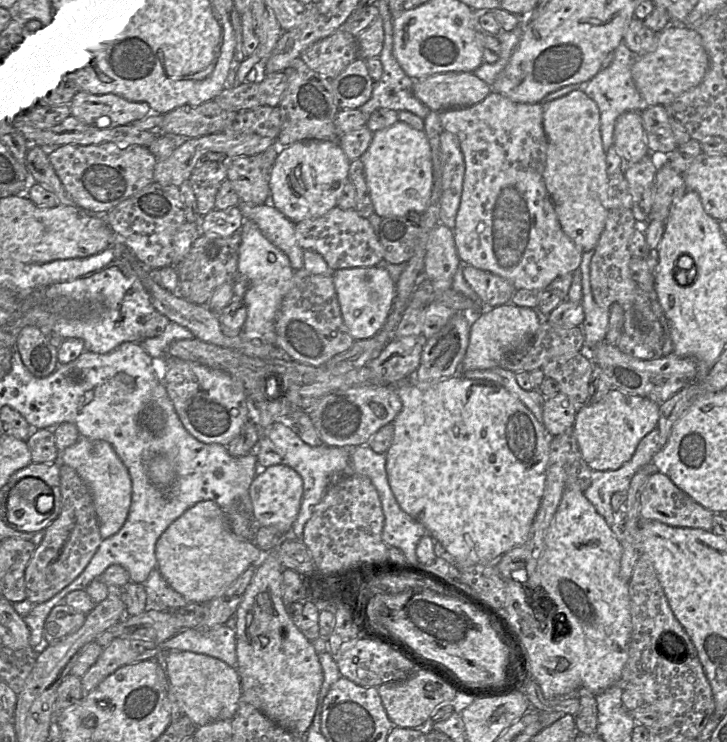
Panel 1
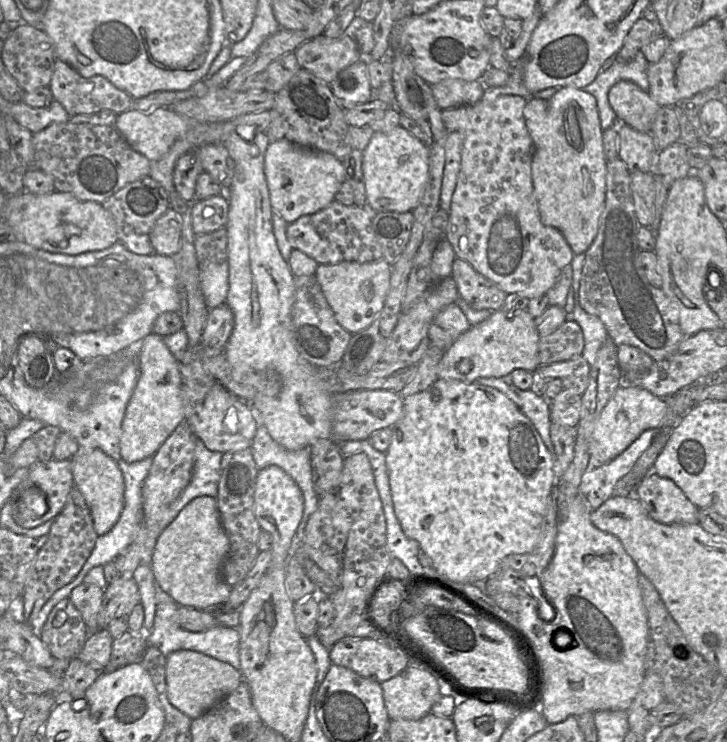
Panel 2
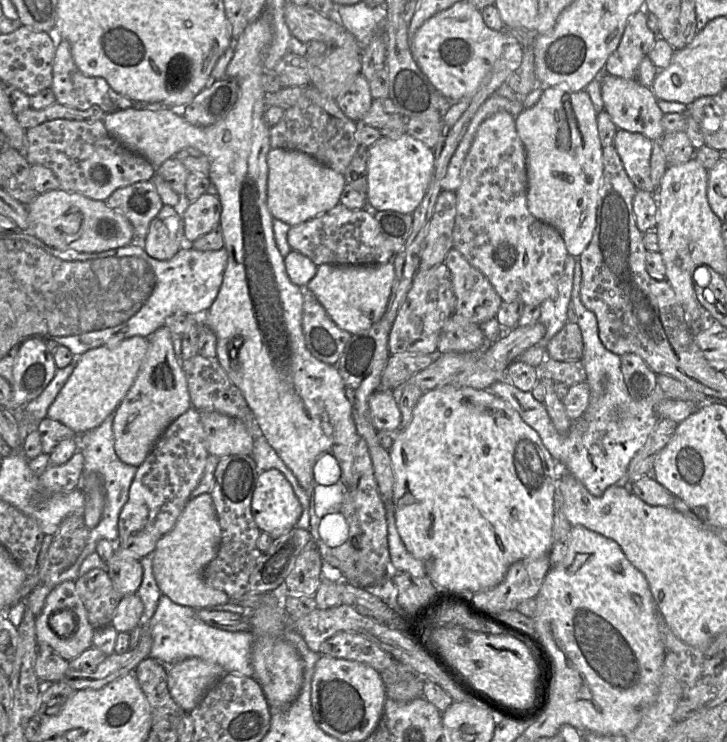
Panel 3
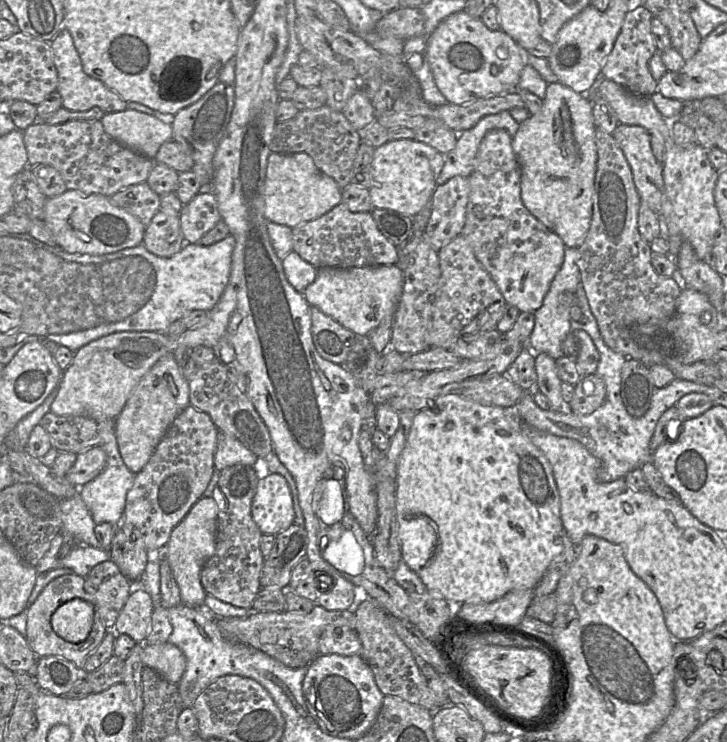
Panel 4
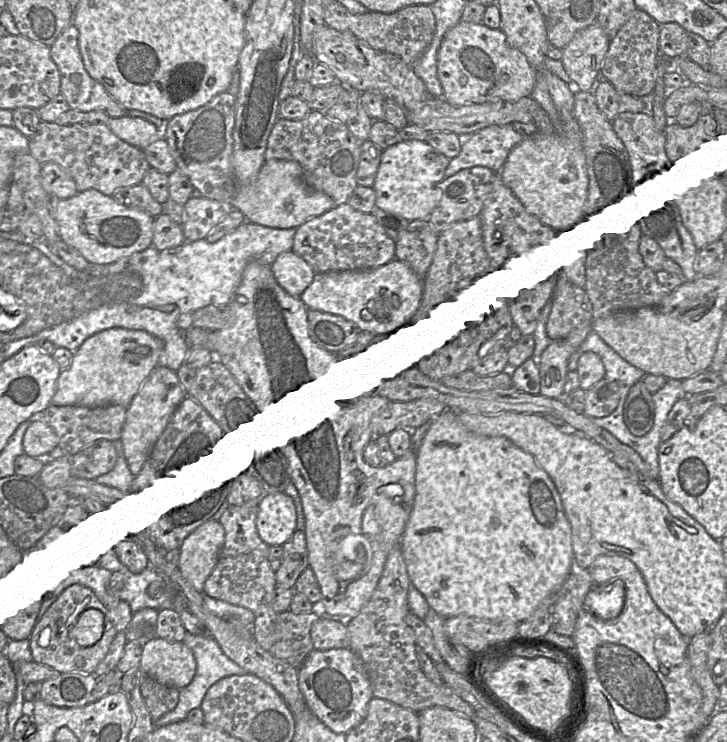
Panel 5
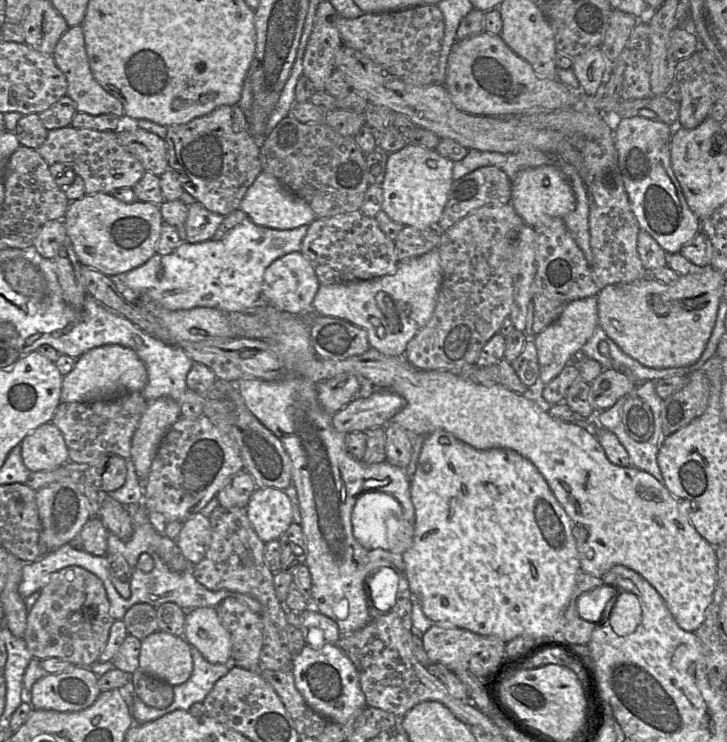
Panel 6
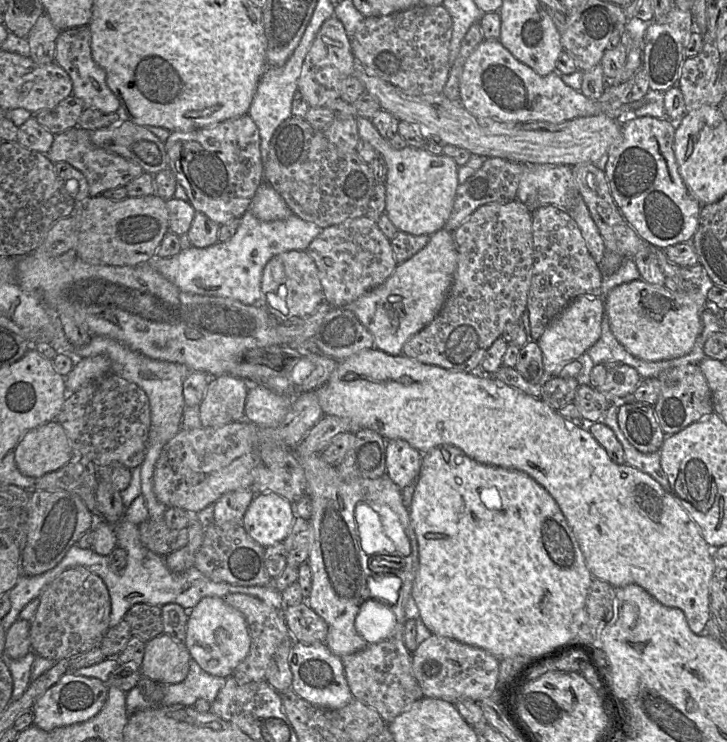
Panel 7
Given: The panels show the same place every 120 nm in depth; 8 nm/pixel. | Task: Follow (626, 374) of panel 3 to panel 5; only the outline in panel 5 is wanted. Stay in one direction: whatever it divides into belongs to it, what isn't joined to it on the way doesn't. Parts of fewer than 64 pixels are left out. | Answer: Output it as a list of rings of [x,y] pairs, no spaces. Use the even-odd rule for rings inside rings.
[[[641,380],[631,384],[627,390],[623,404],[623,419],[629,431],[635,436],[643,436],[652,428],[652,391]]]

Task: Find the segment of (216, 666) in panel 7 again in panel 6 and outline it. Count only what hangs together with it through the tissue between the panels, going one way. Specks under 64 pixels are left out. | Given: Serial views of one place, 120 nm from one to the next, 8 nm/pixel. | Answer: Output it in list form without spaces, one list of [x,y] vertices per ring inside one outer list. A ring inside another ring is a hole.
[[[201,607],[186,611],[184,639],[197,648],[212,664],[231,661],[230,634],[222,625],[214,607]]]

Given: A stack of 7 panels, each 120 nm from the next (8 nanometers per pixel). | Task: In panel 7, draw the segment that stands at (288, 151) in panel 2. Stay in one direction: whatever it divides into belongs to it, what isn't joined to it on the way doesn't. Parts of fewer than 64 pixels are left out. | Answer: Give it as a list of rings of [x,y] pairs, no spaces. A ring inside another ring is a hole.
[[[266,181],[258,187],[249,210],[262,221],[284,220],[292,211],[282,196]]]

